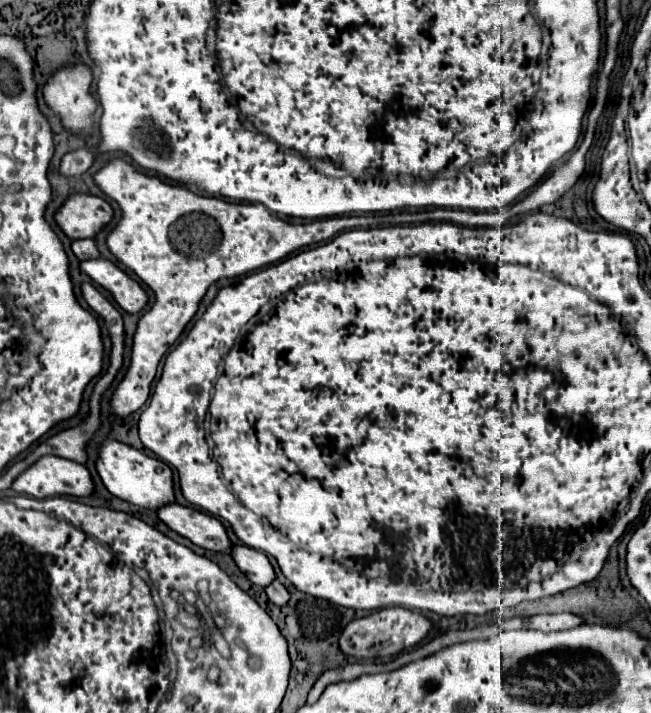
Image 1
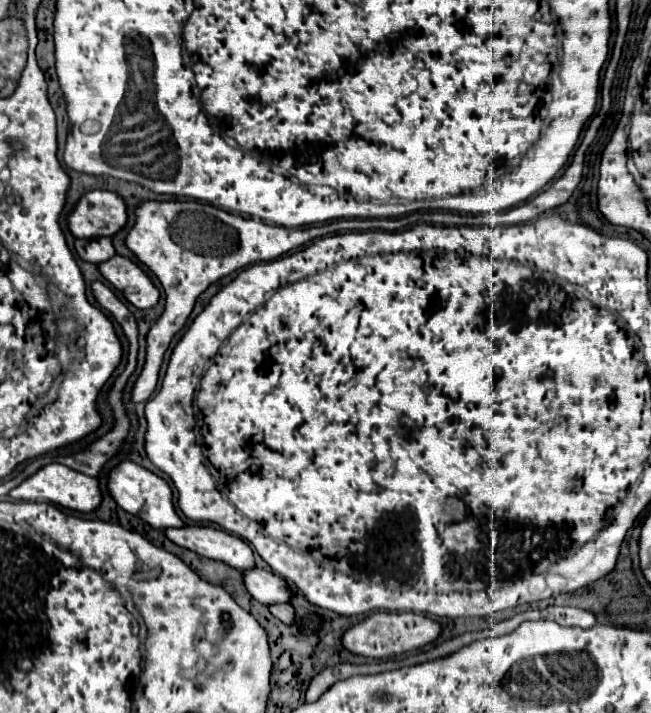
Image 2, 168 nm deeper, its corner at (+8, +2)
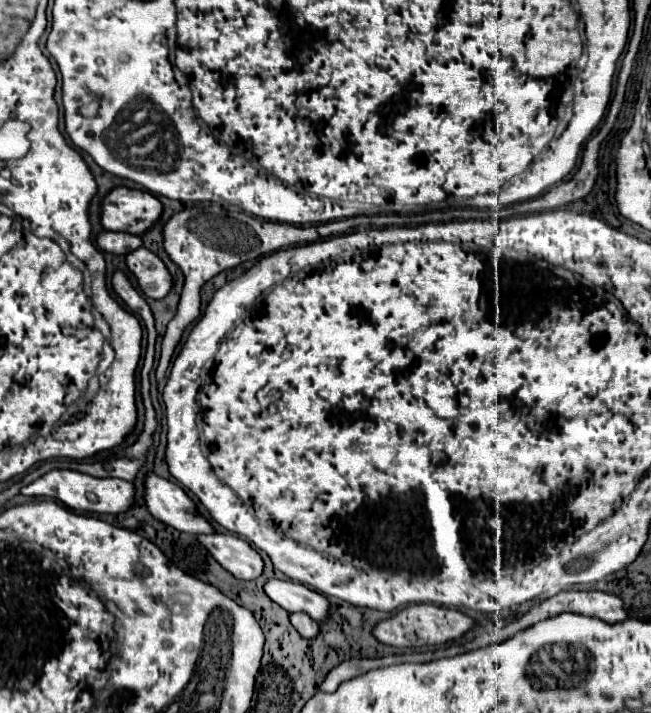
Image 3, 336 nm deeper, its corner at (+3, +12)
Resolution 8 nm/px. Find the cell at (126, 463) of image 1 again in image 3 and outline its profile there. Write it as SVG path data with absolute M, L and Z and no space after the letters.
M147 472L143 486L147 510L157 520L189 534L213 532L213 526L205 518L199 518L193 500L175 482Z

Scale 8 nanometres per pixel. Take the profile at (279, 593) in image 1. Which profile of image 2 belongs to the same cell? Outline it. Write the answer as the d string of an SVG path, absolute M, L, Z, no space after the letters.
M288 604L270 606L270 612L272 612L280 622L284 622L286 626L292 626L292 622L294 622L294 608L292 608L292 606L288 606Z

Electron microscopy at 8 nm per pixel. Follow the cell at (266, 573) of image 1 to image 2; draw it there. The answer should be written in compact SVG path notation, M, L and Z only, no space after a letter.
M262 568L248 570L244 574L244 582L246 582L248 592L264 606L272 606L278 602L290 602L292 592L288 584L272 572L266 572Z

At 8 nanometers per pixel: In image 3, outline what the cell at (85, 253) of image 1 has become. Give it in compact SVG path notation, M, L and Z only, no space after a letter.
M103 230L97 236L97 246L103 252L111 252L111 254L127 254L135 248L141 246L141 238L127 234L127 232L107 232Z

